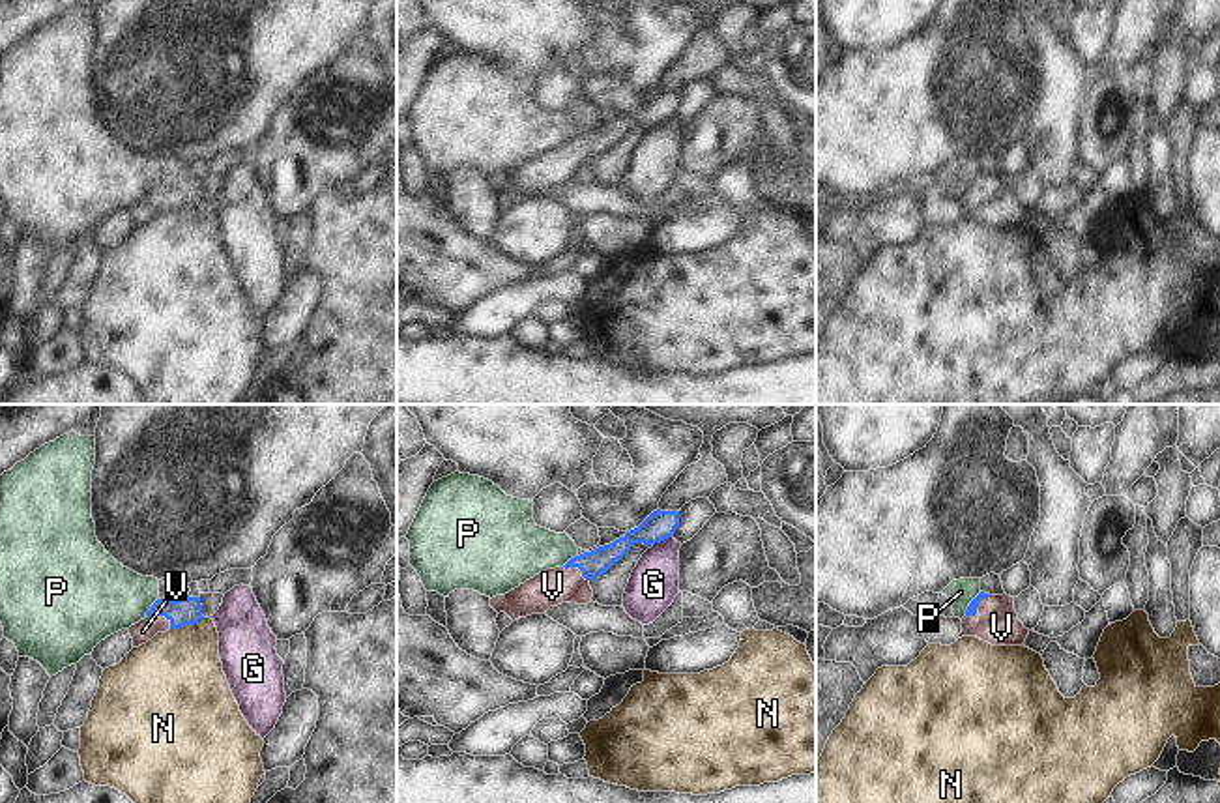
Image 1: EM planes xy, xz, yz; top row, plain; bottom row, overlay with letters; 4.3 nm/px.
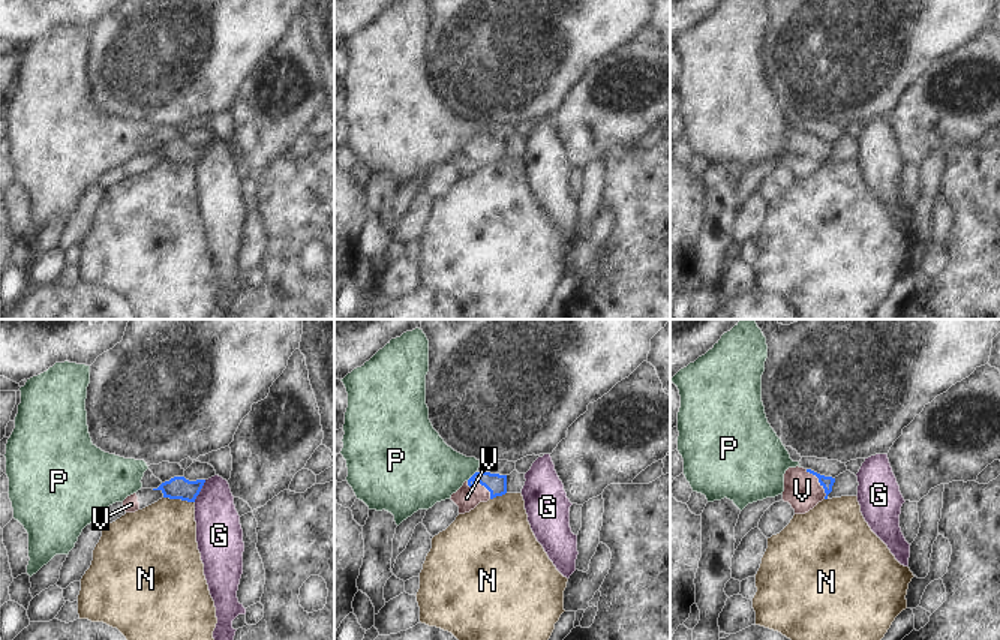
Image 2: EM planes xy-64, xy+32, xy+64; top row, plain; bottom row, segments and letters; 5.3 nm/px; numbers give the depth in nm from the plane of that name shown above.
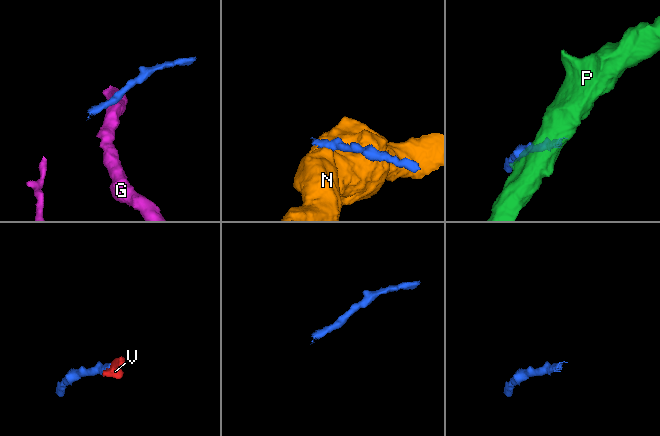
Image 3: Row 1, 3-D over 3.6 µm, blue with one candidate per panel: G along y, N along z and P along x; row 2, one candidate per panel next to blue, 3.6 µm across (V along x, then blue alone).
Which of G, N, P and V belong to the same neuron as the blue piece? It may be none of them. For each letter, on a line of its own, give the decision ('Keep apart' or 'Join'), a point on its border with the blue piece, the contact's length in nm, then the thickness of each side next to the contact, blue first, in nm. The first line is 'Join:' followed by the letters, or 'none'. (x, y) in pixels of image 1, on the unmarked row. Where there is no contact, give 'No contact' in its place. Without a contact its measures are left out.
Join: V
G: Keep apart. Touches blue at xz (661, 120). Shared border 90 nm. Thickness 130 nm (blue) against 220 nm
N: Keep apart. Touches blue at xy (188, 204). Shared border 160 nm. Thickness 130 nm (blue) against 400 nm
P: Keep apart. Touches blue at yz (970, 184). Shared border 130 nm. Thickness 50 nm (blue) against 110 nm
V: Join. Touches blue at yz (975, 189). Shared border 140 nm. Thickness 50 nm (blue) against 190 nm

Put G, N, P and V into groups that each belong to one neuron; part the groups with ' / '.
G / N / P / V

